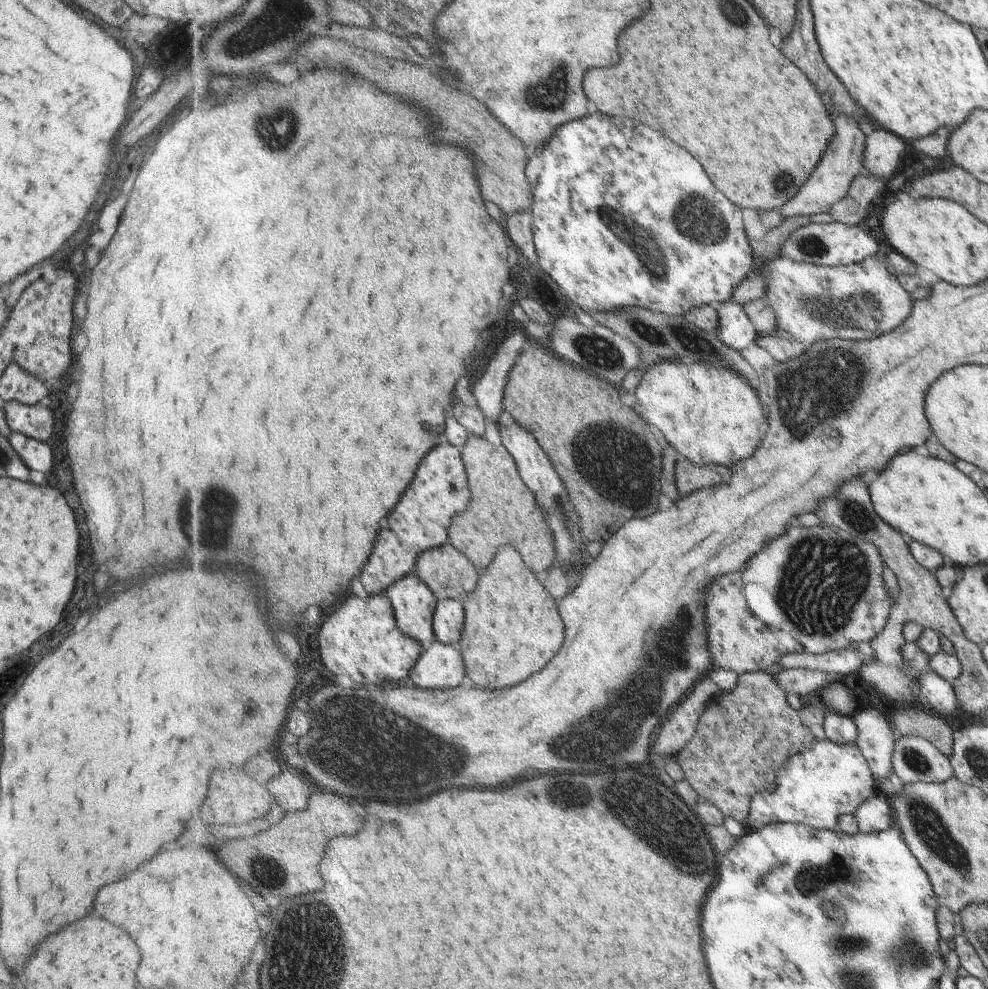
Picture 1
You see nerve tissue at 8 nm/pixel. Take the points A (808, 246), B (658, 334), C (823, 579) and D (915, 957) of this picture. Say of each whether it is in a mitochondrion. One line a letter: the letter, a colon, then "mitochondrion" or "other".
A: mitochondrion
B: mitochondrion
C: mitochondrion
D: mitochondrion

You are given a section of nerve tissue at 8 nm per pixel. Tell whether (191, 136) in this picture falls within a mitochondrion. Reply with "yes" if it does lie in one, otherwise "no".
no

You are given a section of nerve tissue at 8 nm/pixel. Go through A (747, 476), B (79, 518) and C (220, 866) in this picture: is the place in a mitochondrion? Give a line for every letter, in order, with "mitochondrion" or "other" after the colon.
A: other
B: other
C: other

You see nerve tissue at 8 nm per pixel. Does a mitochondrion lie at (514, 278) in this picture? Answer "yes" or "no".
no

